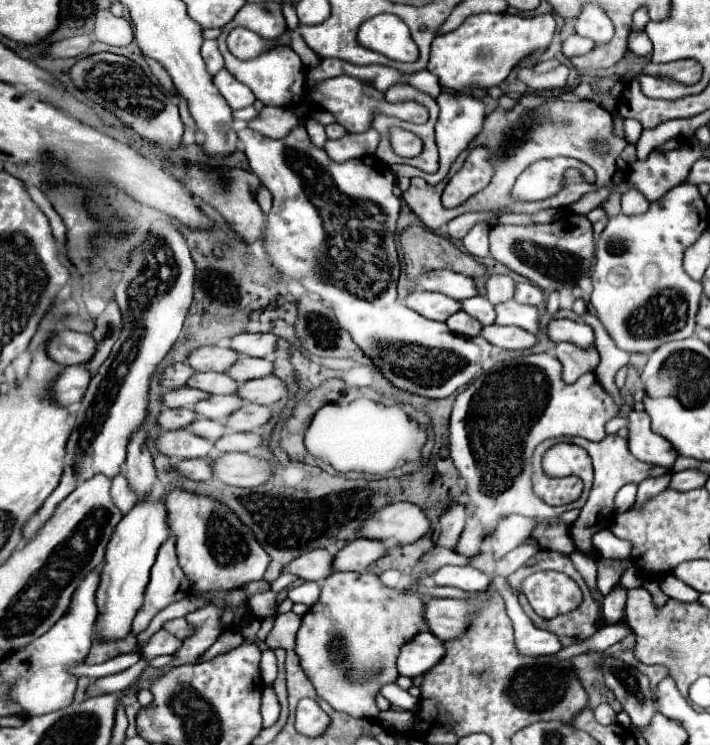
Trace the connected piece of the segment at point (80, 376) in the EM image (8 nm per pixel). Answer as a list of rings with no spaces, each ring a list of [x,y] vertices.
[[[66,366],[54,382],[54,398],[58,406],[70,406],[84,398],[90,384],[90,370],[86,366]]]

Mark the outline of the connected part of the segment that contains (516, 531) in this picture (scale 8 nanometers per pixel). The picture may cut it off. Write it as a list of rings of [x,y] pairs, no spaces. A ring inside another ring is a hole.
[[[508,516],[498,524],[498,530],[490,536],[490,548],[500,558],[502,554],[508,554],[516,546],[522,544],[534,530],[534,522],[524,516]]]

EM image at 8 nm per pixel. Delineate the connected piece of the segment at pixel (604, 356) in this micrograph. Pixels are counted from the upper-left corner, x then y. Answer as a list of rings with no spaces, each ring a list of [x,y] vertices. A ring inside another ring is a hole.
[[[586,310],[582,314],[582,320],[586,324],[590,324],[594,328],[594,334],[596,334],[596,346],[598,346],[598,352],[600,352],[600,364],[598,364],[598,370],[596,370],[596,378],[598,382],[604,386],[604,390],[614,398],[614,400],[620,400],[620,390],[616,388],[614,384],[614,376],[616,372],[628,364],[630,360],[630,354],[620,350],[612,338],[608,338],[604,326],[600,324],[600,320],[590,312]]]

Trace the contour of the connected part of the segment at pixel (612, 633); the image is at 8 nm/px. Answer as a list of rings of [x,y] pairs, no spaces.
[[[620,622],[620,624],[614,624],[614,626],[602,626],[594,638],[586,638],[584,642],[578,642],[578,644],[572,644],[568,648],[562,648],[558,654],[555,654],[558,660],[568,660],[578,656],[578,654],[584,654],[584,652],[604,652],[606,648],[610,648],[612,644],[620,642],[622,638],[626,638],[632,630],[628,628],[626,622]]]

